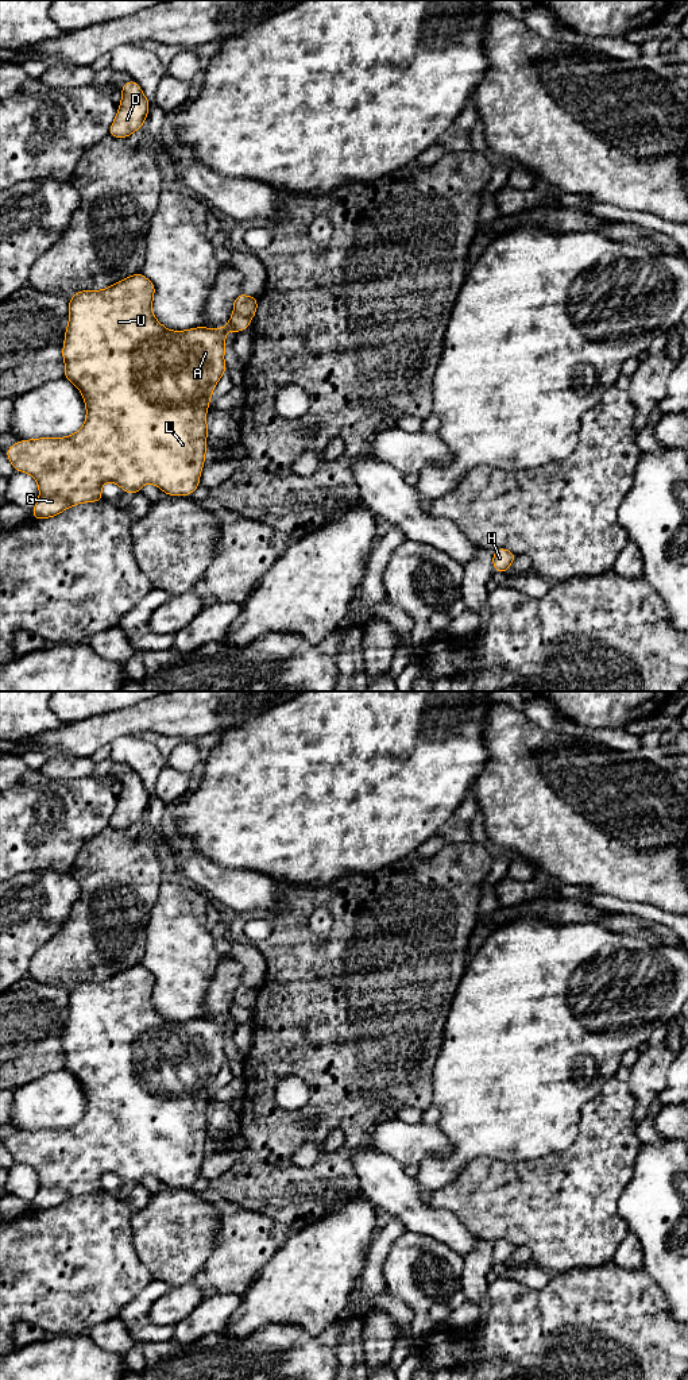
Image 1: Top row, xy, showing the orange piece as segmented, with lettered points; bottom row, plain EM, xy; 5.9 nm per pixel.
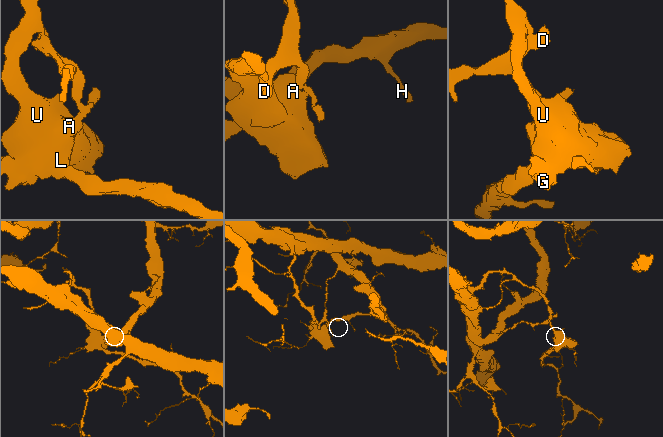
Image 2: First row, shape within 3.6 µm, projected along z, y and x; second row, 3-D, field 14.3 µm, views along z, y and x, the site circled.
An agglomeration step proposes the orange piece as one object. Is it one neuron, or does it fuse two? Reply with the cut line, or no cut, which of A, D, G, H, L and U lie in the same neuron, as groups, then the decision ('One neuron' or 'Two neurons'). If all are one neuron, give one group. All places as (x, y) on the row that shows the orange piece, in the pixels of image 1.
Split along xy (234, 312), (248, 319). Groups: A G H L U / D. Two neurons

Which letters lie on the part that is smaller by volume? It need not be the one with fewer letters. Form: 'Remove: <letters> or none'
Remove: D

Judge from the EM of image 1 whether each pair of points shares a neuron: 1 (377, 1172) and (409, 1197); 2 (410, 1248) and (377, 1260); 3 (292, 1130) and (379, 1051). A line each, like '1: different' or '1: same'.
1: same
2: different
3: same

